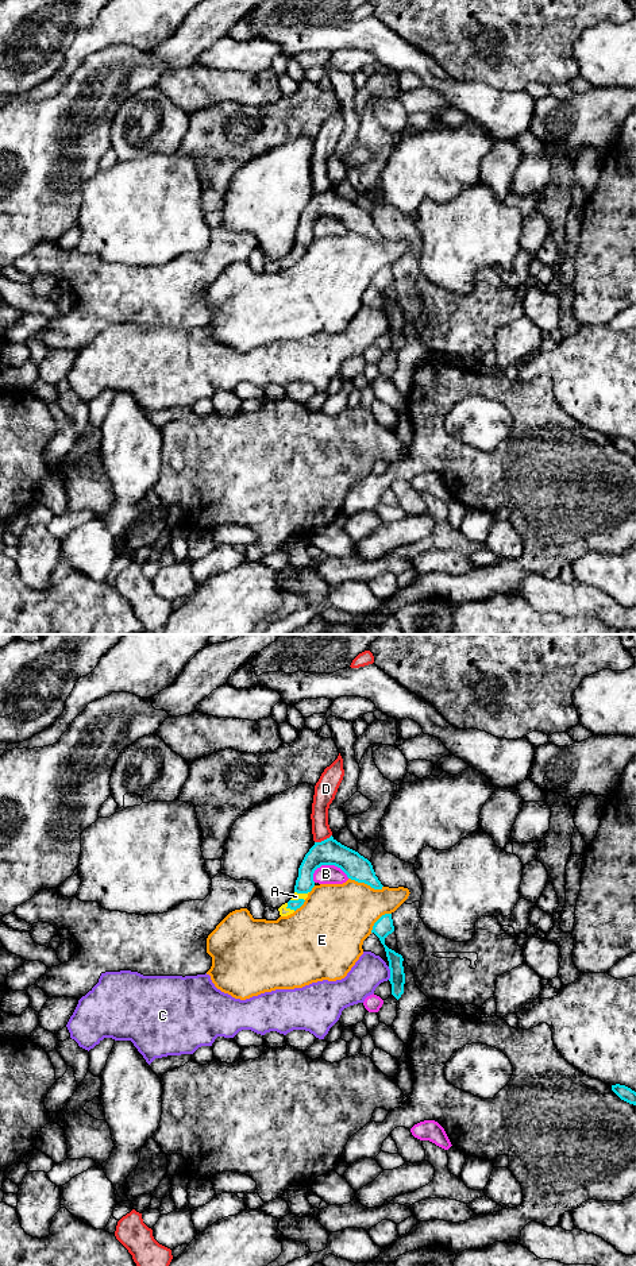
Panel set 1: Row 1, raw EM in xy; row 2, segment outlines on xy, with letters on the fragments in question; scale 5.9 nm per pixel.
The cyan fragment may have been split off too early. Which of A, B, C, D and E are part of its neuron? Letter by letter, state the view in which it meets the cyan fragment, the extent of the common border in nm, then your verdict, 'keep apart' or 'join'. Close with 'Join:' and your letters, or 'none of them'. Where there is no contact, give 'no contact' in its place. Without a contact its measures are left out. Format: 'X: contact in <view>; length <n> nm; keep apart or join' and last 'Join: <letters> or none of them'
A: contact in xy; length 70 nm; join
B: contact in xy; length 220 nm; keep apart
C: contact in xy; length 80 nm; keep apart
D: contact in xy; length 120 nm; keep apart
E: contact in xy; length 220 nm; keep apart
Join: A

